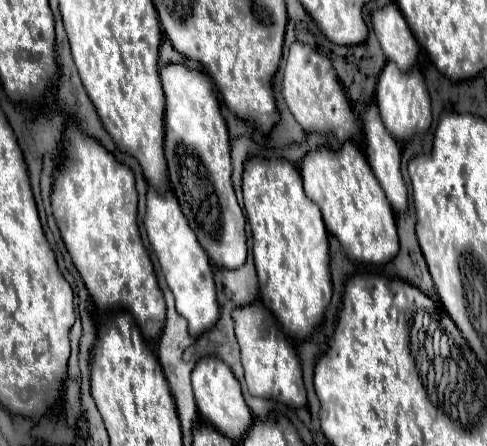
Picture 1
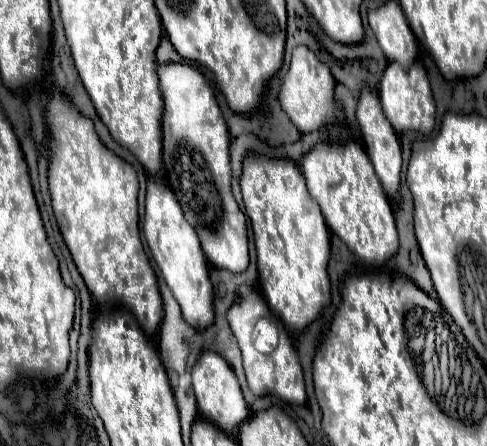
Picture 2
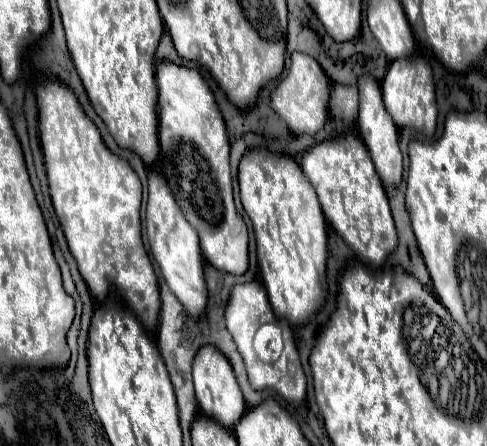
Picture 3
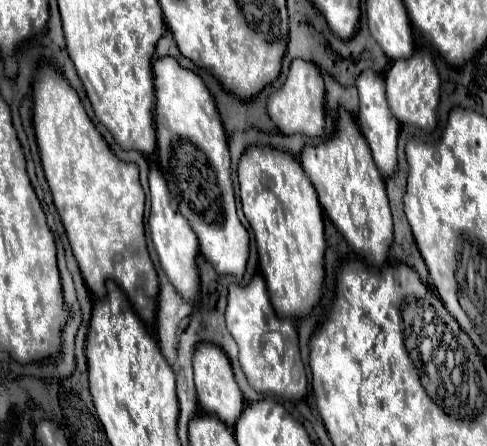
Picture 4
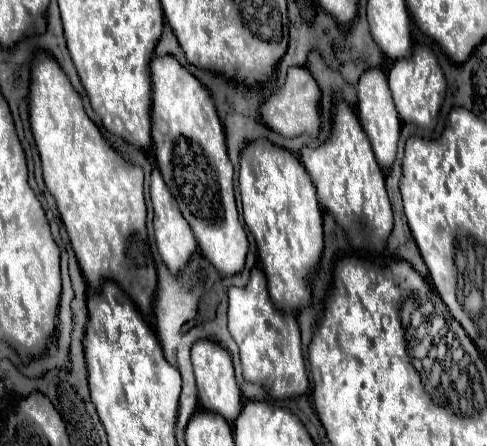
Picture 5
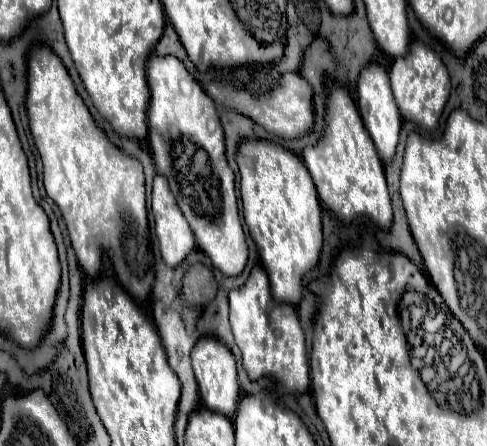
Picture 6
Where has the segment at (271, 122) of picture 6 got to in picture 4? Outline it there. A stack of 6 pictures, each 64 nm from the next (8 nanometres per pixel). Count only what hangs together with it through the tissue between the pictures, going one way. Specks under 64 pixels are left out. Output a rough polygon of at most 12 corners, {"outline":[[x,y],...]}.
{"outline":[[294,58],[268,114],[284,134],[320,136],[324,80]]}

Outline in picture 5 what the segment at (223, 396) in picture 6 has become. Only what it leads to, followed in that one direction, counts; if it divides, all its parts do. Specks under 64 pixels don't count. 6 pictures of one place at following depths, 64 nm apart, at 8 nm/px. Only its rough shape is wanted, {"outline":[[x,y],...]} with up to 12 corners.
{"outline":[[212,340],[192,346],[200,404],[232,424],[242,394],[232,358]]}

